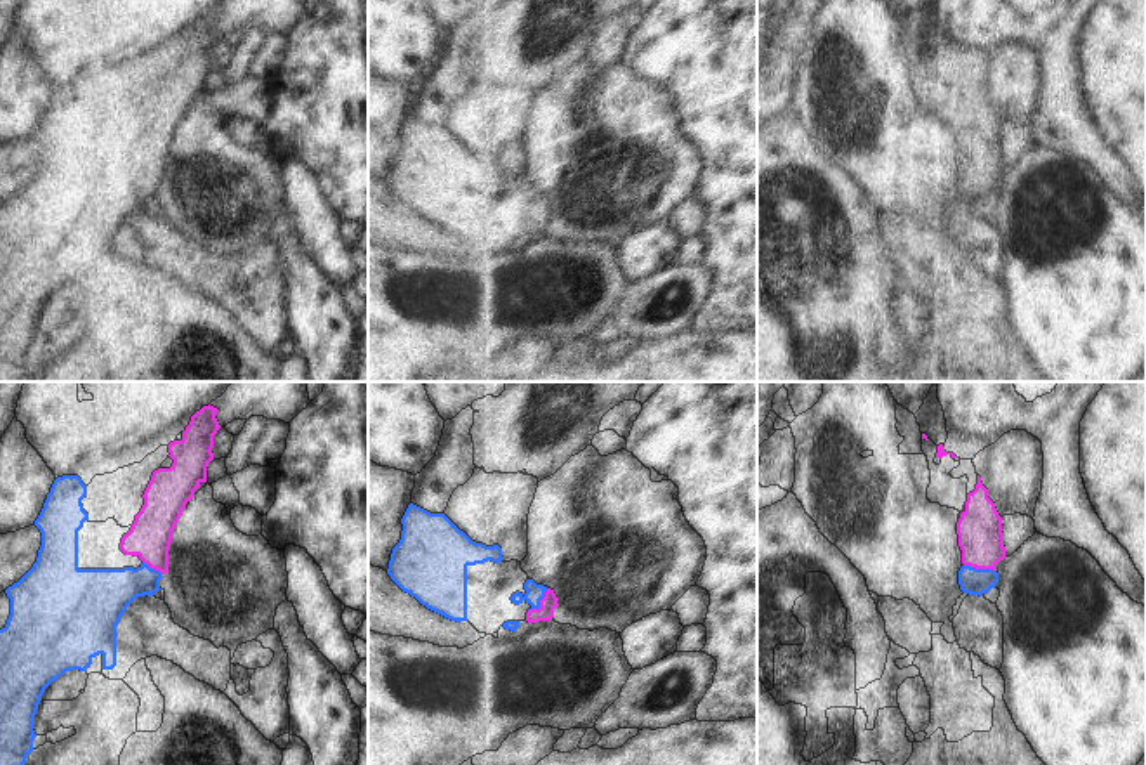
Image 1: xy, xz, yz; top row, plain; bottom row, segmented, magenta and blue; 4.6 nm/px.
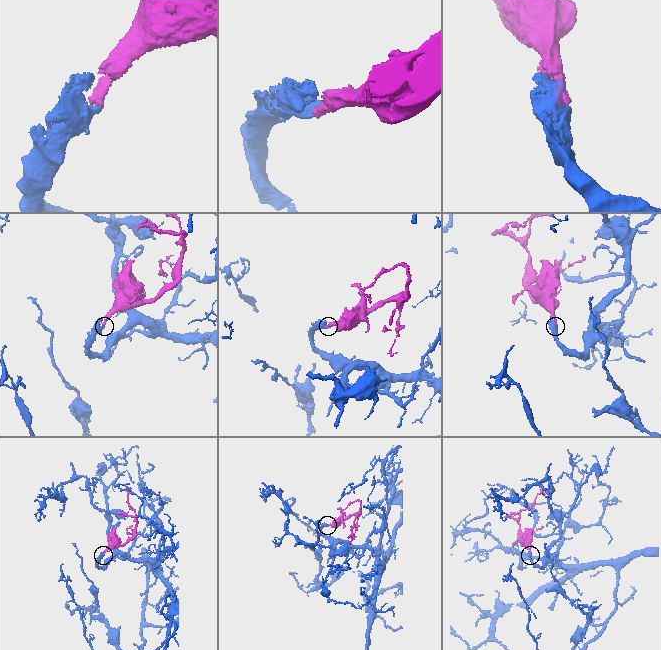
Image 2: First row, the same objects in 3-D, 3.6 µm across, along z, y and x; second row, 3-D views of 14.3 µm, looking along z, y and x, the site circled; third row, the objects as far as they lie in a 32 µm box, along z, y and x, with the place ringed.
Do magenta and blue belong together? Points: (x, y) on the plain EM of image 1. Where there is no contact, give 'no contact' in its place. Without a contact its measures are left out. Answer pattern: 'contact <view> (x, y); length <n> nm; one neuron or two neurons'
contact yz (980, 179); length 160 nm; one neuron

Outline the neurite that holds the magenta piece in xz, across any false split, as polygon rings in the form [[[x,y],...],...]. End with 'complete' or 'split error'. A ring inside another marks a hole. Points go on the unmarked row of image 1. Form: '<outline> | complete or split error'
[[[526,191],[524,194],[526,205],[512,205],[510,212],[512,215],[519,217],[523,213],[530,215],[531,219],[526,224],[528,234],[538,234],[538,232],[552,232],[554,220],[557,219],[557,208],[554,201],[537,196],[533,191]]] | split error

